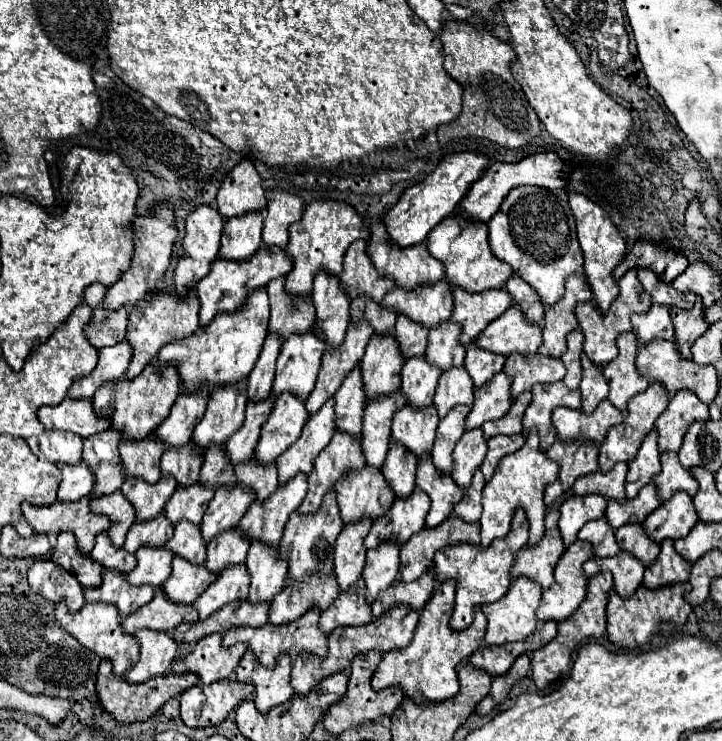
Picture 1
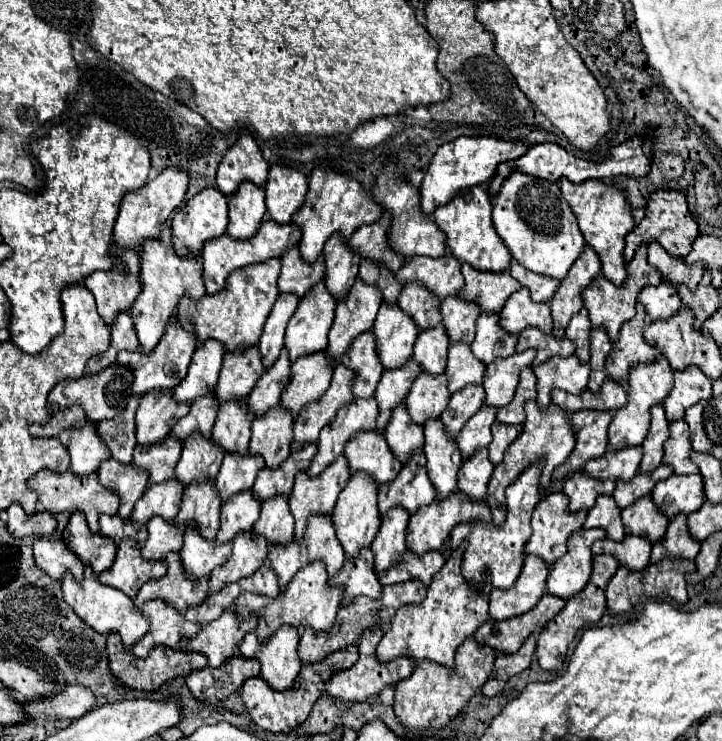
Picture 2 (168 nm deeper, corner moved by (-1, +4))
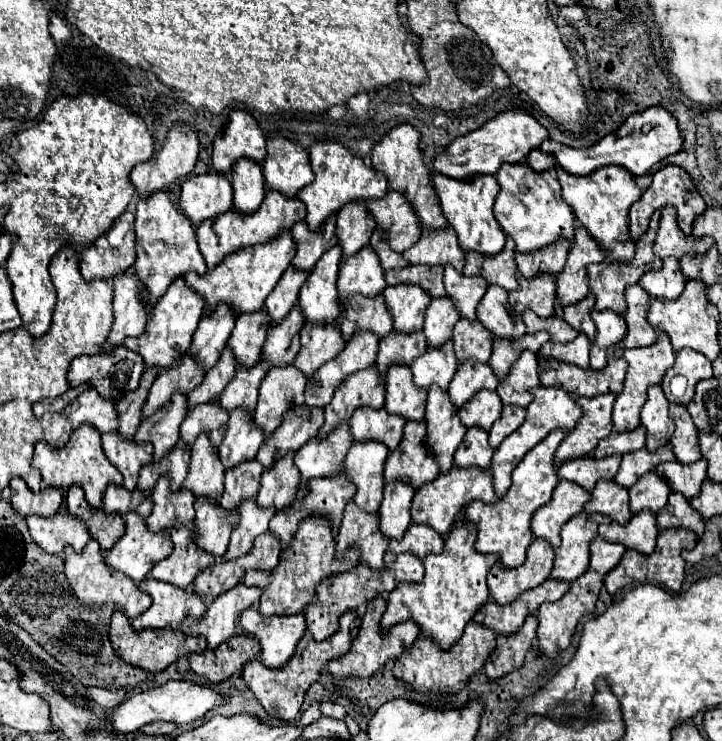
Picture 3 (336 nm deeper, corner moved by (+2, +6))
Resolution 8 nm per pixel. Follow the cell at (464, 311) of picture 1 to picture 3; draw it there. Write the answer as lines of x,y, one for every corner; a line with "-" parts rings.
507,237
507,243
499,255
479,255
477,251
467,253
463,267
465,275
481,275
489,285
501,285
507,291
519,289
517,283
517,263
513,259
515,241

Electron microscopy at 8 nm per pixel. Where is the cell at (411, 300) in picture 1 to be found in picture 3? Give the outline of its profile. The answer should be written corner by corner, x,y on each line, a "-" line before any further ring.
445,227
443,231
427,231
421,239
409,247
403,257
411,265
453,265
457,271
463,269
465,253
455,239
455,231

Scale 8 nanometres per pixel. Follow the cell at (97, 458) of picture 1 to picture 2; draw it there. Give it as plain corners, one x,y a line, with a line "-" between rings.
132,397
126,405
126,409
108,421
96,423
96,433
104,441
104,445
110,449
112,459
120,461
122,465
128,465
132,461
132,451
136,447
134,437
134,415
140,399

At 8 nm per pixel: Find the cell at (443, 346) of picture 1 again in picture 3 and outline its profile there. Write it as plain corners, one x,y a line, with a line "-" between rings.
445,267
445,289
447,295
455,301
461,317
473,321
475,307
487,291
487,281
479,277
465,277
463,273
457,273
453,267

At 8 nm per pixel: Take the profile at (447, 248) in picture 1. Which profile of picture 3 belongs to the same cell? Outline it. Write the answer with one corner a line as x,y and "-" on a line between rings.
433,175
433,185
441,201
441,209
449,225
457,231
463,251
477,251
483,255
495,255
505,245
505,233
493,215
493,201
499,193
495,175
475,175
473,181
447,179
447,175

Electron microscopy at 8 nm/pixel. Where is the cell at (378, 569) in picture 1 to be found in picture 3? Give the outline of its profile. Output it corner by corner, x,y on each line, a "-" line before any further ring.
387,483
385,497
379,509
381,515
381,531
387,537
401,539
407,527
411,525
411,499
415,495
415,487
409,483

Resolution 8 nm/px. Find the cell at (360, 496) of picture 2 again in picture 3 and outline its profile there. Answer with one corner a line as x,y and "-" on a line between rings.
353,443
345,459
345,471
357,485
353,501
373,513
383,501
383,467
389,451
383,443

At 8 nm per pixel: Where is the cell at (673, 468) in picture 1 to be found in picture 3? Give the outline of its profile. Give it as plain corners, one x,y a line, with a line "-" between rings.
671,403
669,405
669,417
675,421
675,427
677,427
671,441
669,441
673,445
677,461
679,463
693,463
693,461
701,459
699,441
697,441
699,431
697,431
687,407

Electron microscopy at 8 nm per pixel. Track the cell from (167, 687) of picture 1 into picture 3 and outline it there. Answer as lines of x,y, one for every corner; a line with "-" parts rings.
115,611
111,617
111,629
109,629
109,637
113,643
113,649
117,651
119,657
123,657
127,663
137,665
145,671
151,673
159,673
163,671
169,663
177,661
183,655
189,653
203,653
207,649
207,641
203,639
203,635
183,635
183,631
171,631
171,627
165,627
163,631
135,631
131,627
131,621
127,619
127,615
123,615
123,611

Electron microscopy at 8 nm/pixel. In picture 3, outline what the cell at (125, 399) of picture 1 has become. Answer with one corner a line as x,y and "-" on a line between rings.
181,277
171,283
167,293
159,301
155,301
153,313
147,321
147,331
143,331
143,335
139,335
139,337
125,339
123,345
129,347
131,351
139,353
145,359
145,367
153,367
153,365
157,365
161,369
173,367
189,349
197,323
201,321
201,317
205,313
203,307
205,307
203,297
195,295
195,291
191,291
191,287
187,287

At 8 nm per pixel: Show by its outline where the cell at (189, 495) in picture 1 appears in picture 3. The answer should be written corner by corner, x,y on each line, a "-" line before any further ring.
215,399
215,403
201,403
199,407
193,407
181,423
181,439
191,447
197,435
207,431
211,435
211,445
219,447
227,429
227,421
229,415
223,411
223,407
219,407
219,399

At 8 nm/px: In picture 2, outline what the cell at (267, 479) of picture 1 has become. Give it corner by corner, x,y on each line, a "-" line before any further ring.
280,405
252,423
250,455
260,455
268,469
278,469
290,455
292,417

